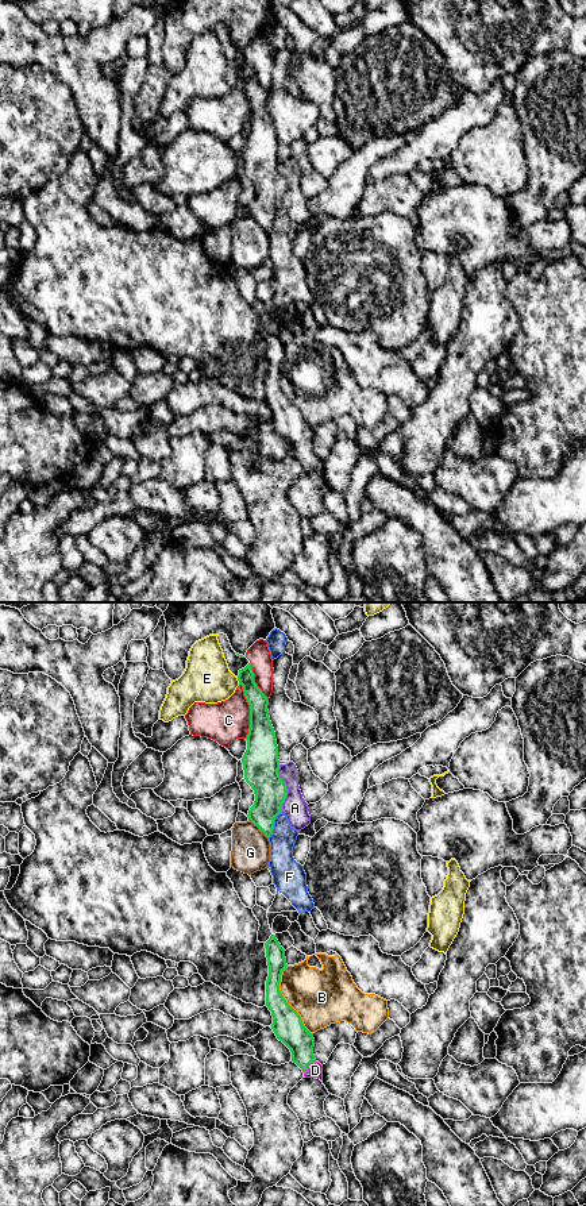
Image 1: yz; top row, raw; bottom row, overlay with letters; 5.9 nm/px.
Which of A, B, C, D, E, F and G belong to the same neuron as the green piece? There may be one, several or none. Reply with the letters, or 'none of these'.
D

